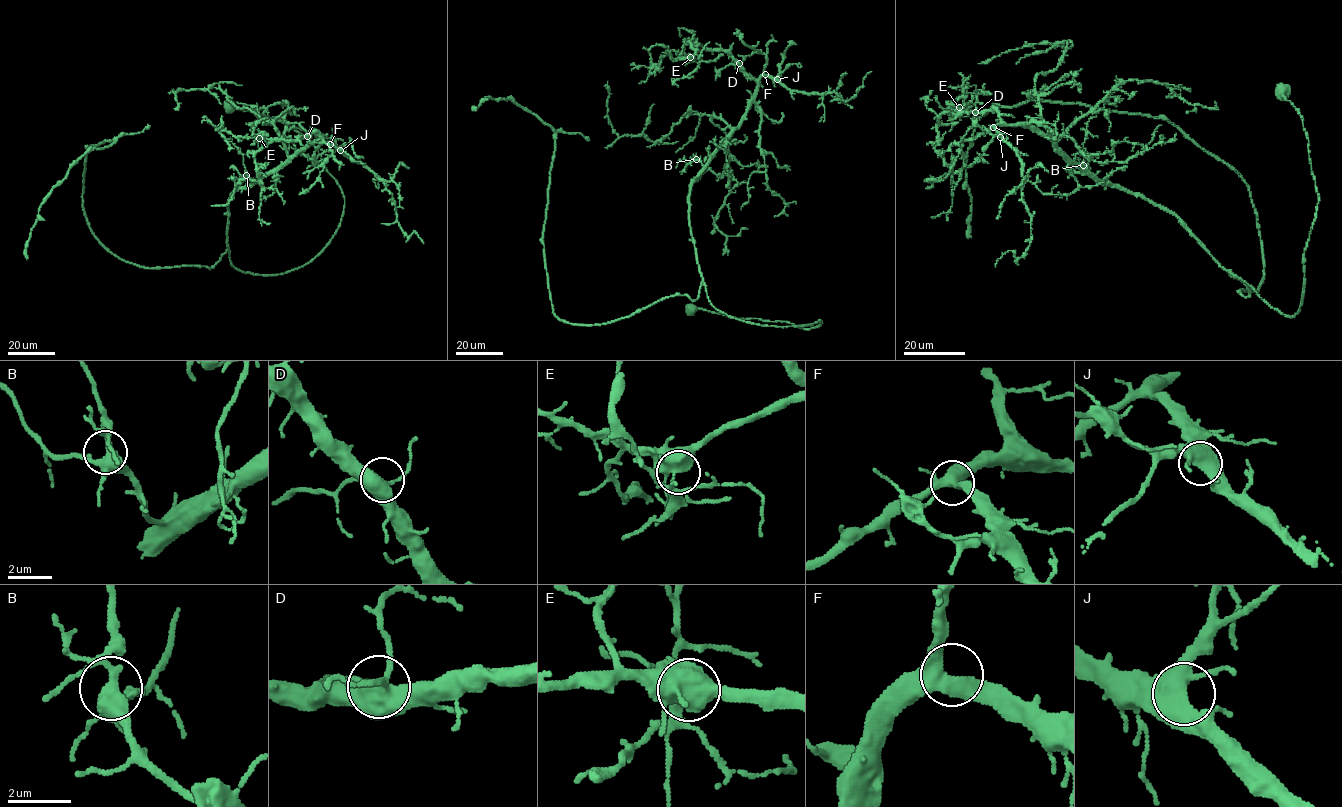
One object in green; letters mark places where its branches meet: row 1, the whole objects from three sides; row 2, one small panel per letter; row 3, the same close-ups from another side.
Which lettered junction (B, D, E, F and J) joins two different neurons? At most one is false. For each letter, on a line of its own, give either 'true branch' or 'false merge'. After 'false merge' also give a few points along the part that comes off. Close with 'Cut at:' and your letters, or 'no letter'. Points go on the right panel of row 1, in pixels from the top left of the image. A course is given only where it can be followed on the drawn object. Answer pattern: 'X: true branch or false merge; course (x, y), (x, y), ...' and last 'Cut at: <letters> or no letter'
B: true branch
D: true branch
E: false merge; course (959, 107), (961, 110), (948, 114), (936, 99), (937, 95)
F: true branch
J: true branch
Cut at: E

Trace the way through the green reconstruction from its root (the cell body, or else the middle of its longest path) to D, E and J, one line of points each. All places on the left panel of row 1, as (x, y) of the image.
D: (229, 106), (302, 134), (344, 198), (310, 261), (241, 271), (230, 196), (322, 140), (307, 136)
E: (229, 106), (302, 134), (343, 195), (330, 242), (278, 274), (232, 264), (230, 196), (322, 139), (259, 138)
J: (229, 106), (302, 134), (344, 198), (310, 261), (241, 271), (231, 194), (313, 142), (340, 150)

